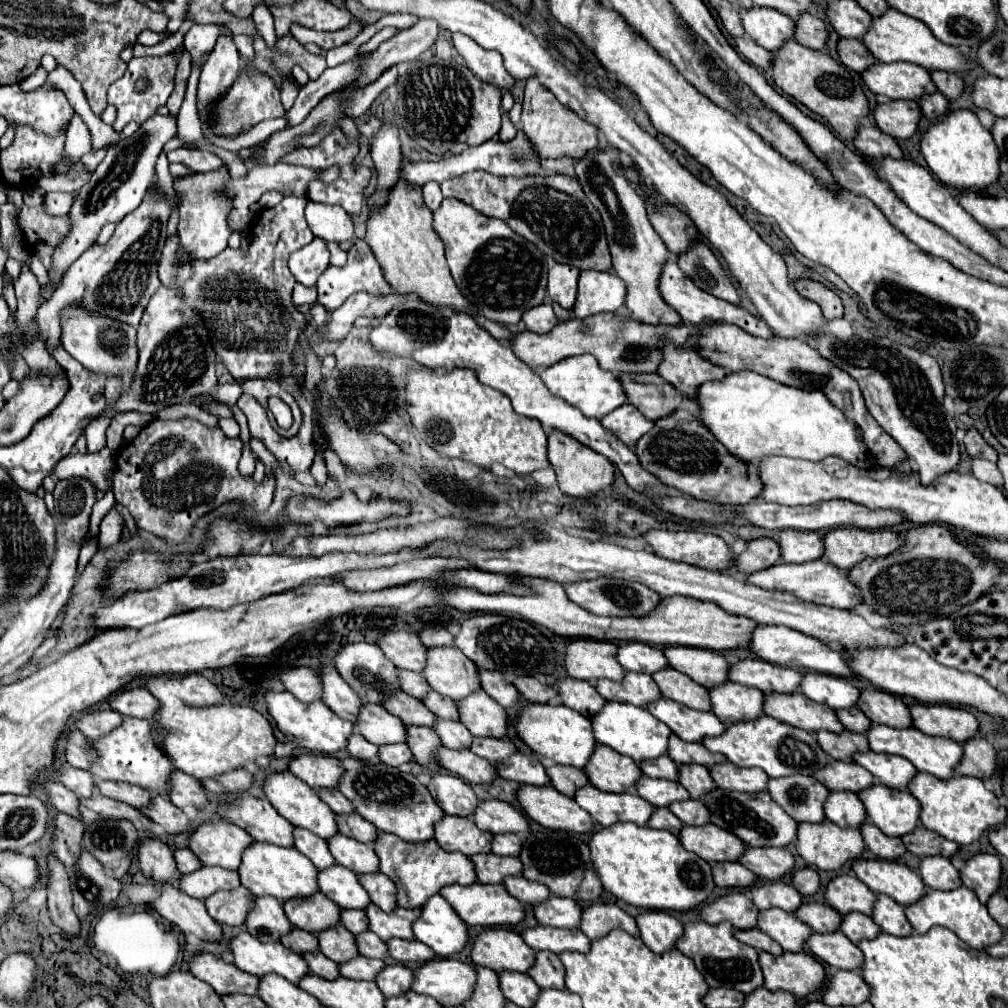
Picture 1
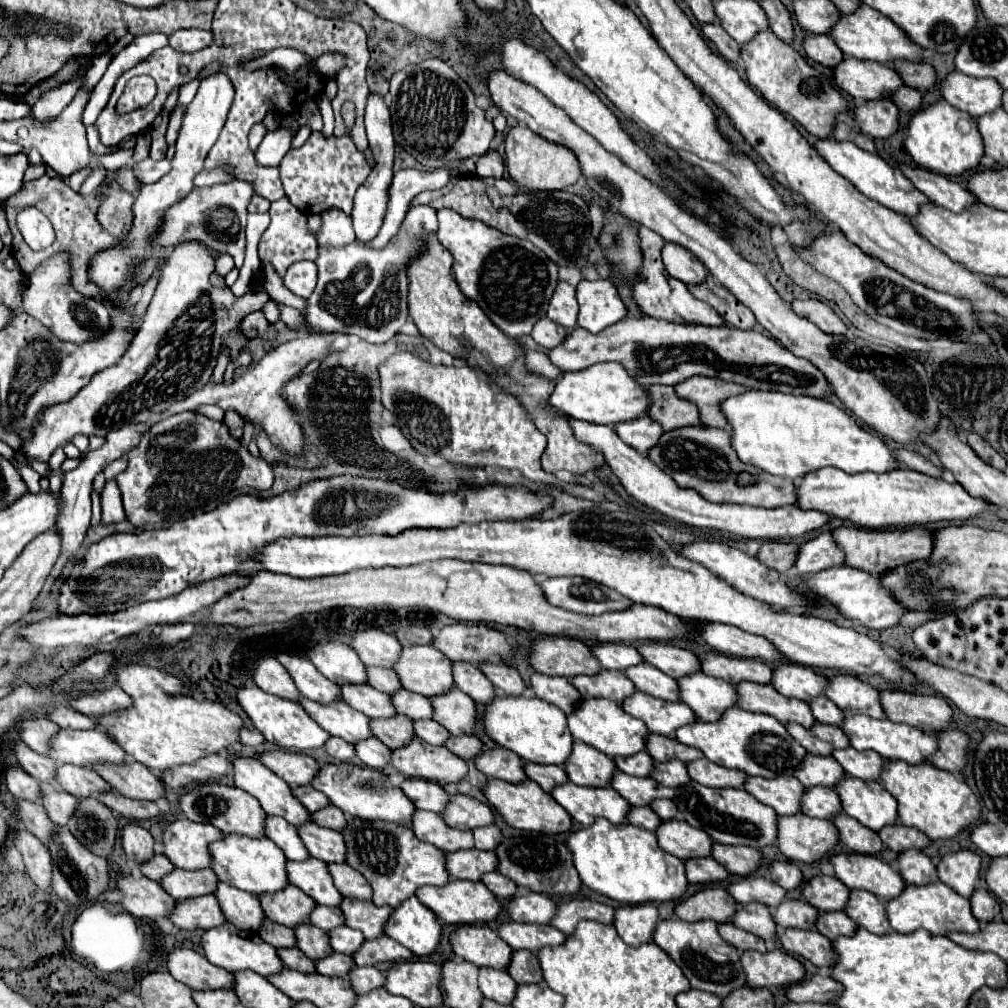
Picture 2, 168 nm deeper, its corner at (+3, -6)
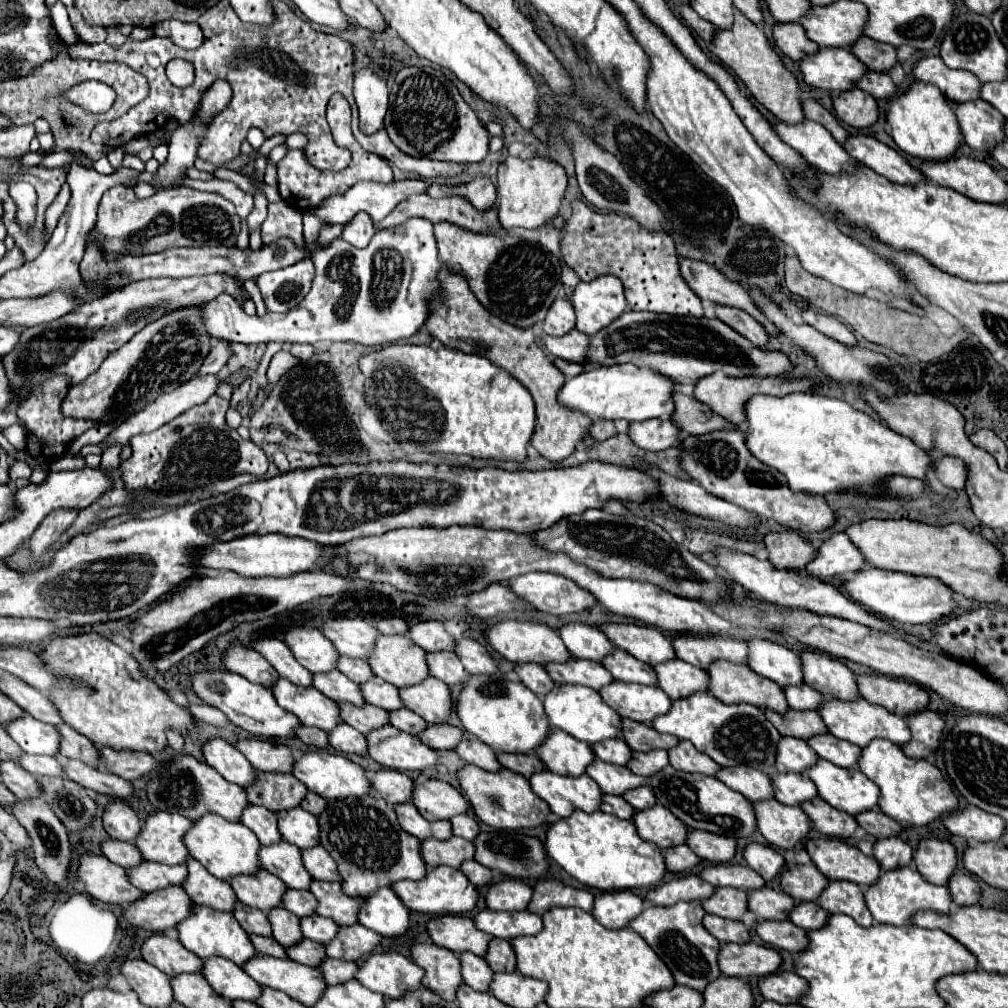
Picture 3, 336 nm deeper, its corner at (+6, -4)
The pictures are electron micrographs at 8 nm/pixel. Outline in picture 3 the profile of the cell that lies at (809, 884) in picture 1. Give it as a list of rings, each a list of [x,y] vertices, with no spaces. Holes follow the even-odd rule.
[[[747,844],[747,848],[743,850],[743,858],[757,874],[763,876],[765,882],[771,882],[785,868],[783,856],[765,844]]]

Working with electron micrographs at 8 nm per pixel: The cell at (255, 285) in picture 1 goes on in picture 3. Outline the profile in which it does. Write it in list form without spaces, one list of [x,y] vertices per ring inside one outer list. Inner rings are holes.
[[[285,202],[269,204],[269,216],[261,226],[261,238],[263,242],[271,244],[271,240],[279,240],[283,236],[291,236],[291,240],[303,240],[301,214],[293,208],[287,208]]]

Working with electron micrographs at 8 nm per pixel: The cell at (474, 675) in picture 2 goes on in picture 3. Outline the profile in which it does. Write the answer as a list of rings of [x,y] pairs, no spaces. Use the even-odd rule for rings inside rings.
[[[441,650],[441,652],[427,652],[427,668],[431,676],[443,680],[447,686],[461,686],[467,678],[467,672],[455,652]]]

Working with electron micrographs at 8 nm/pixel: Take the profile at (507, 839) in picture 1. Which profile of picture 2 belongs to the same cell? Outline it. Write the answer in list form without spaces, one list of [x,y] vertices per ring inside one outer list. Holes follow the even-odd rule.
[[[484,826],[474,832],[474,840],[476,840],[476,848],[478,850],[496,850],[498,844],[502,842],[502,830],[496,826]]]

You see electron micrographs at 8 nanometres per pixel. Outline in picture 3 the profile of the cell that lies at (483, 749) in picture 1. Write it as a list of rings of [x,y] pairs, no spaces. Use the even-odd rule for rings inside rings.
[[[447,722],[427,724],[427,728],[423,732],[419,732],[419,740],[433,750],[455,748],[455,744],[459,744],[461,738],[463,738],[463,730],[459,730],[455,726],[449,726]]]

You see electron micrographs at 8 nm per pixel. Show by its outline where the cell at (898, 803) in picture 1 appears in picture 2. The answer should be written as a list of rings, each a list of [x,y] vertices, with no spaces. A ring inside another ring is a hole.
[[[850,776],[838,784],[836,792],[844,812],[874,832],[898,822],[898,802],[878,782],[862,782]]]

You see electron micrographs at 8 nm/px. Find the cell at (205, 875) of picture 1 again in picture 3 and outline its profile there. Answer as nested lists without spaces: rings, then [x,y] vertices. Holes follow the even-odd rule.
[[[141,862],[133,868],[127,868],[127,878],[141,892],[155,892],[159,888],[181,886],[181,882],[187,878],[187,868],[155,864],[155,862]]]

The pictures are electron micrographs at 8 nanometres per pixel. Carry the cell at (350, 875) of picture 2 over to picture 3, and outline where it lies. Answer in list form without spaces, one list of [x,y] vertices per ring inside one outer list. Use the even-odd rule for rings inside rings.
[[[321,846],[305,848],[305,850],[301,850],[301,858],[303,858],[305,870],[315,880],[339,882],[339,872],[335,872],[335,862],[331,860],[331,856],[327,856],[325,848],[321,848]]]

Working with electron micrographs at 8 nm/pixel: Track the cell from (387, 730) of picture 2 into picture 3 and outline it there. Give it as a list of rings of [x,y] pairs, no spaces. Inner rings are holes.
[[[343,702],[343,704],[339,704],[339,716],[345,724],[357,728],[361,734],[367,734],[367,732],[387,724],[387,710],[383,710],[379,706],[371,706],[371,704],[355,706],[355,704]]]

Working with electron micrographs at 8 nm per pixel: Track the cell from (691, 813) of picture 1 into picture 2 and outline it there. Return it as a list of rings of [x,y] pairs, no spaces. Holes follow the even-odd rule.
[[[660,800],[660,802],[654,802],[652,810],[654,810],[664,822],[674,820],[674,818],[676,818],[676,812],[678,812],[678,808],[676,808],[676,804],[674,804],[672,800]]]

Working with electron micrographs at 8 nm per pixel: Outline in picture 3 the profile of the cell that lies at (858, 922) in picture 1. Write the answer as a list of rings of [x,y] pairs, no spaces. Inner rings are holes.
[[[799,902],[795,908],[789,912],[789,922],[803,930],[817,930],[821,928],[829,918],[829,912],[823,912],[817,902]]]

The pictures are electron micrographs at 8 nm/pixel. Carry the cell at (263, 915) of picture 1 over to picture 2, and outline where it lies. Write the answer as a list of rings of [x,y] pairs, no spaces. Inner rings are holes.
[[[220,882],[214,896],[218,898],[226,920],[238,930],[258,932],[260,926],[264,924],[266,914],[262,912],[260,900],[254,898],[252,894],[234,890],[234,886],[226,886],[224,882]]]

